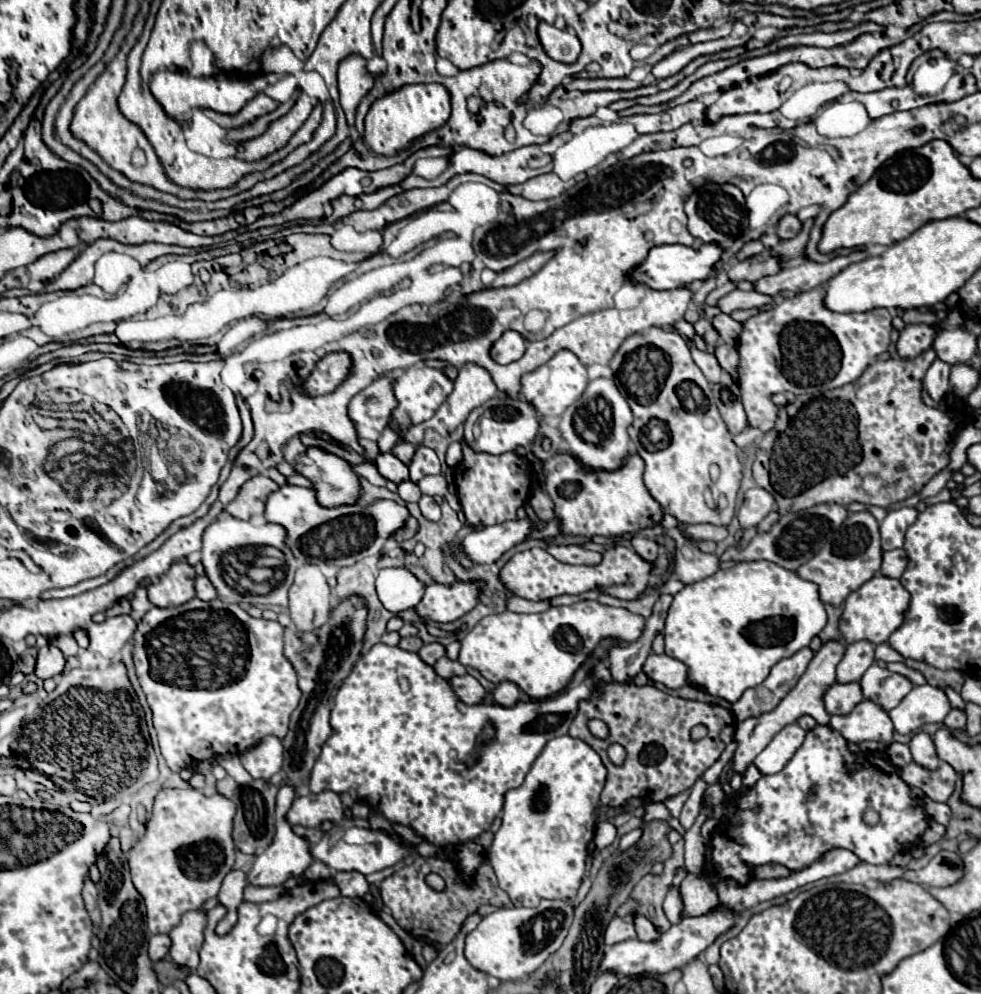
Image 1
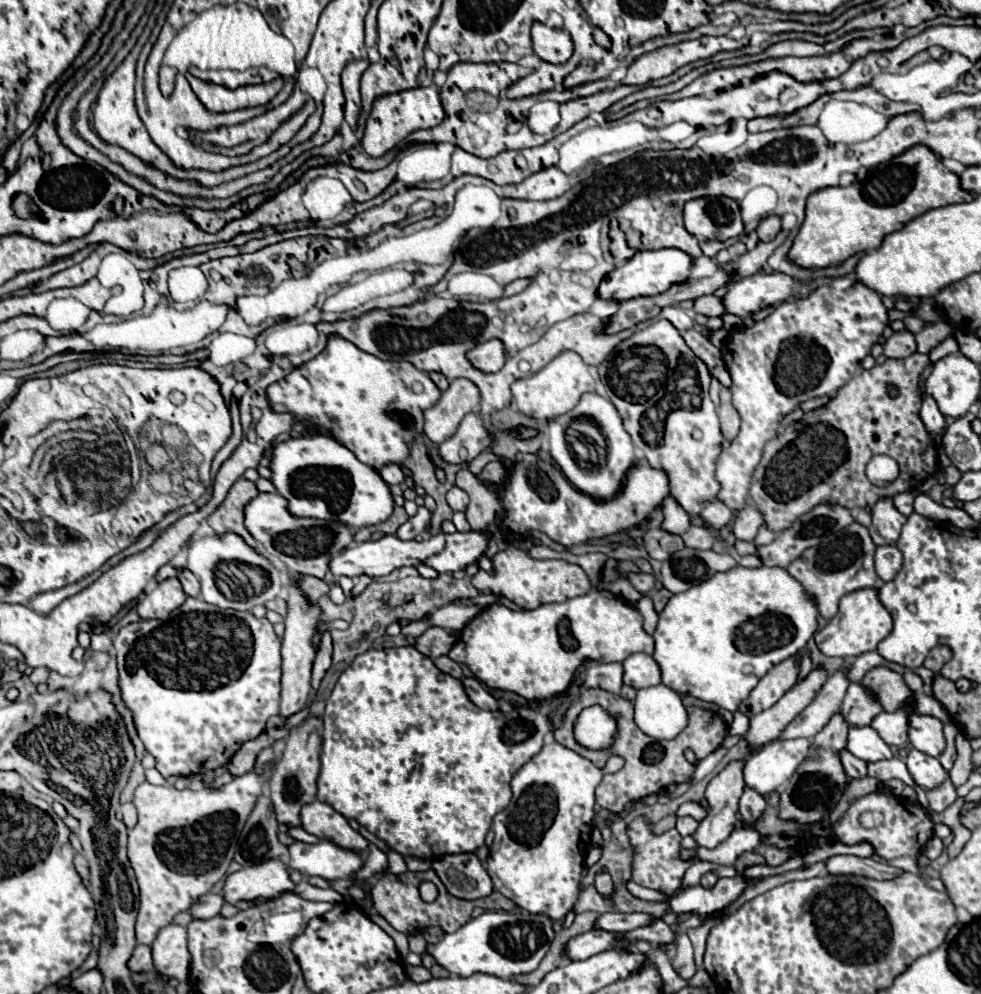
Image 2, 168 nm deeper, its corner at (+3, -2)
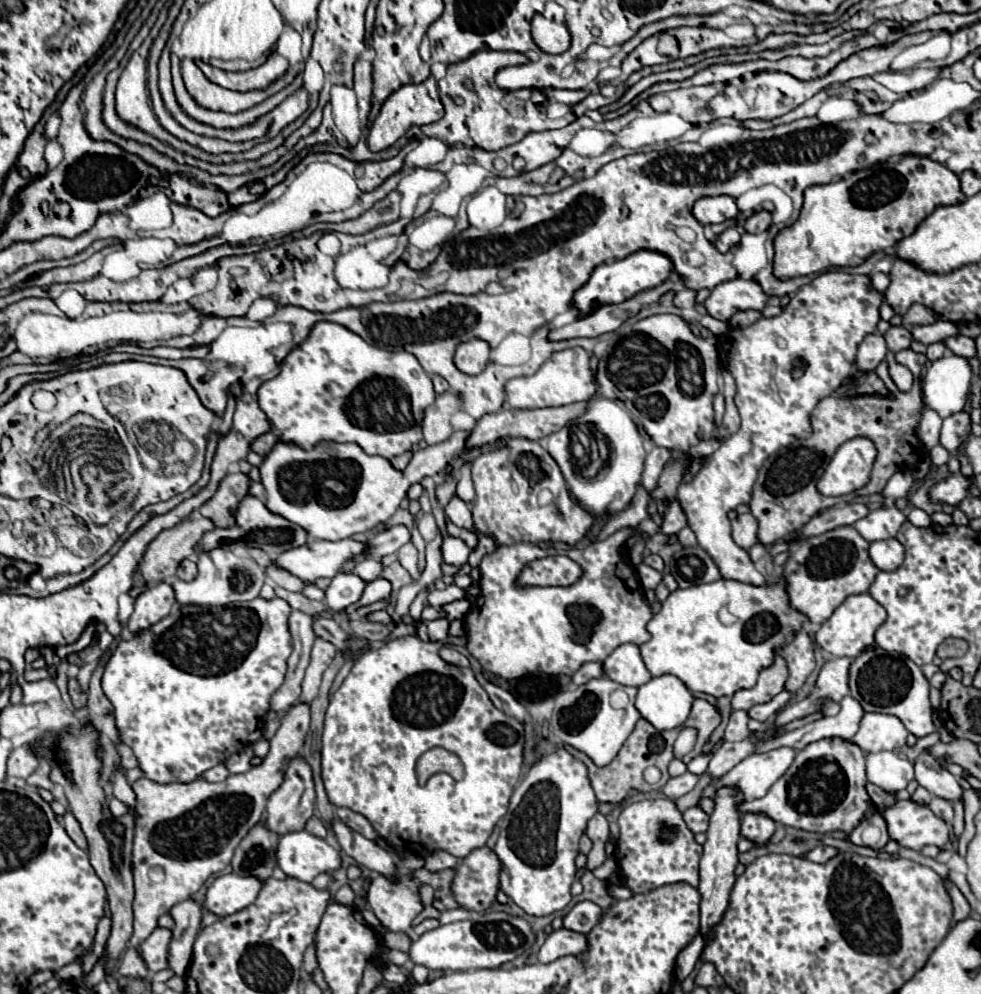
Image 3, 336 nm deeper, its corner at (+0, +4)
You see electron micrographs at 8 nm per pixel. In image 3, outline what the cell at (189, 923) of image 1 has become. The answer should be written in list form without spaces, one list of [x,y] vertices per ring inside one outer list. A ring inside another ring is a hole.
[[[157,927],[141,945],[141,957],[145,959],[147,967],[151,971],[161,971],[169,967],[169,943],[171,943],[173,933],[169,929]]]

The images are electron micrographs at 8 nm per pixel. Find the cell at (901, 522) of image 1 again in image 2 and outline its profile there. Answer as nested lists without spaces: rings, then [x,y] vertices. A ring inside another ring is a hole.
[[[892,497],[872,505],[872,523],[868,527],[870,537],[876,545],[896,545],[900,529],[906,523],[906,517],[894,507]]]

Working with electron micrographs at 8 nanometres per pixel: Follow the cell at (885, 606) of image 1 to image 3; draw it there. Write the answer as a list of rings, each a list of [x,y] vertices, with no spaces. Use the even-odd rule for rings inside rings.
[[[869,593],[851,595],[821,625],[821,629],[815,635],[815,641],[821,649],[829,651],[835,657],[857,657],[863,649],[875,643],[875,632],[885,623],[885,619],[887,619],[887,611]]]

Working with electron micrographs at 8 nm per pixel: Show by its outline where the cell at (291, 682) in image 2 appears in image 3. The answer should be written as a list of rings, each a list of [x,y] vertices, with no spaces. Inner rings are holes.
[[[293,703],[285,709],[281,719],[281,727],[271,739],[271,749],[263,757],[261,765],[251,767],[247,773],[229,775],[221,783],[207,781],[191,781],[191,783],[157,783],[147,777],[141,777],[133,783],[133,791],[137,795],[135,807],[135,841],[133,841],[133,877],[135,877],[135,931],[131,937],[131,945],[139,947],[157,927],[157,919],[171,911],[173,905],[189,899],[197,893],[203,883],[213,875],[223,871],[233,857],[235,847],[247,835],[247,831],[263,817],[269,795],[283,783],[283,773],[287,769],[289,759],[293,759],[305,743],[305,735],[309,731],[309,703]]]

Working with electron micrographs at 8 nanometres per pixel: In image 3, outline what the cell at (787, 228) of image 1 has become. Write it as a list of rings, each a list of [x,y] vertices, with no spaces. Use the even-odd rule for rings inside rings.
[[[757,211],[745,221],[745,231],[747,233],[763,233],[771,227],[771,213],[769,211]]]

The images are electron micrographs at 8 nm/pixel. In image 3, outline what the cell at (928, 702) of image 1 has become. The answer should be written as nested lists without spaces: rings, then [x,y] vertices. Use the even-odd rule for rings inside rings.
[[[865,713],[863,723],[859,725],[859,731],[853,743],[857,743],[863,753],[871,751],[883,751],[883,749],[897,749],[903,747],[907,741],[907,729],[903,729],[903,723],[885,713]]]

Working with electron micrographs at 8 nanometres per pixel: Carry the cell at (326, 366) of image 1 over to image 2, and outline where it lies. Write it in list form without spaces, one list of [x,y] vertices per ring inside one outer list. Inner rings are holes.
[[[340,335],[328,337],[326,347],[304,365],[296,367],[284,379],[272,383],[266,389],[268,405],[274,413],[290,413],[298,423],[302,423],[310,433],[320,433],[336,439],[348,447],[362,463],[382,469],[390,463],[404,463],[410,455],[408,445],[422,435],[424,411],[440,399],[440,389],[432,383],[428,373],[416,369],[408,361],[384,361],[358,349],[354,343]]]

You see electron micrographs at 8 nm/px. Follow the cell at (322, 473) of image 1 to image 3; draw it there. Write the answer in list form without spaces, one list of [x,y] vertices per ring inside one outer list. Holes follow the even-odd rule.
[[[455,431],[447,441],[413,453],[407,469],[397,471],[383,457],[367,455],[357,443],[319,443],[311,451],[279,441],[261,463],[261,483],[267,489],[267,507],[291,523],[307,529],[311,539],[339,541],[385,523],[405,499],[407,489],[423,477],[445,471],[467,447],[469,431]]]

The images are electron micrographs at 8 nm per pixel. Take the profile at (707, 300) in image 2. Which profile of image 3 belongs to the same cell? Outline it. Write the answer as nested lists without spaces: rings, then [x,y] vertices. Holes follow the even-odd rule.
[[[681,289],[675,295],[675,305],[679,309],[693,309],[697,305],[695,297],[697,297],[697,291],[693,291],[693,289]]]

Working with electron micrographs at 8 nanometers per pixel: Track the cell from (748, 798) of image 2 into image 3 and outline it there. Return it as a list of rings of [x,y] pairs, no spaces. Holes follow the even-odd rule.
[[[745,813],[741,817],[741,835],[755,845],[765,845],[775,831],[775,821],[765,813]]]

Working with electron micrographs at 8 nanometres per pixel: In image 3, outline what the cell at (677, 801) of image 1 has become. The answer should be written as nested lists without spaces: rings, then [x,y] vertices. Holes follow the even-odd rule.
[[[733,711],[725,729],[724,740],[739,742],[747,739],[749,737],[749,729],[747,729],[749,719],[745,711]]]

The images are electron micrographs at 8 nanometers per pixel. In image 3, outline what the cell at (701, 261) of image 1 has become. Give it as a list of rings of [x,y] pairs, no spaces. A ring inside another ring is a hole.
[[[641,249],[637,253],[631,253],[625,259],[599,265],[593,271],[591,279],[575,293],[573,305],[581,311],[581,315],[587,315],[587,311],[595,311],[595,307],[601,307],[603,303],[621,303],[623,299],[629,299],[631,295],[635,295],[639,291],[661,285],[665,279],[669,279],[671,271],[673,271],[673,261],[667,255]]]

